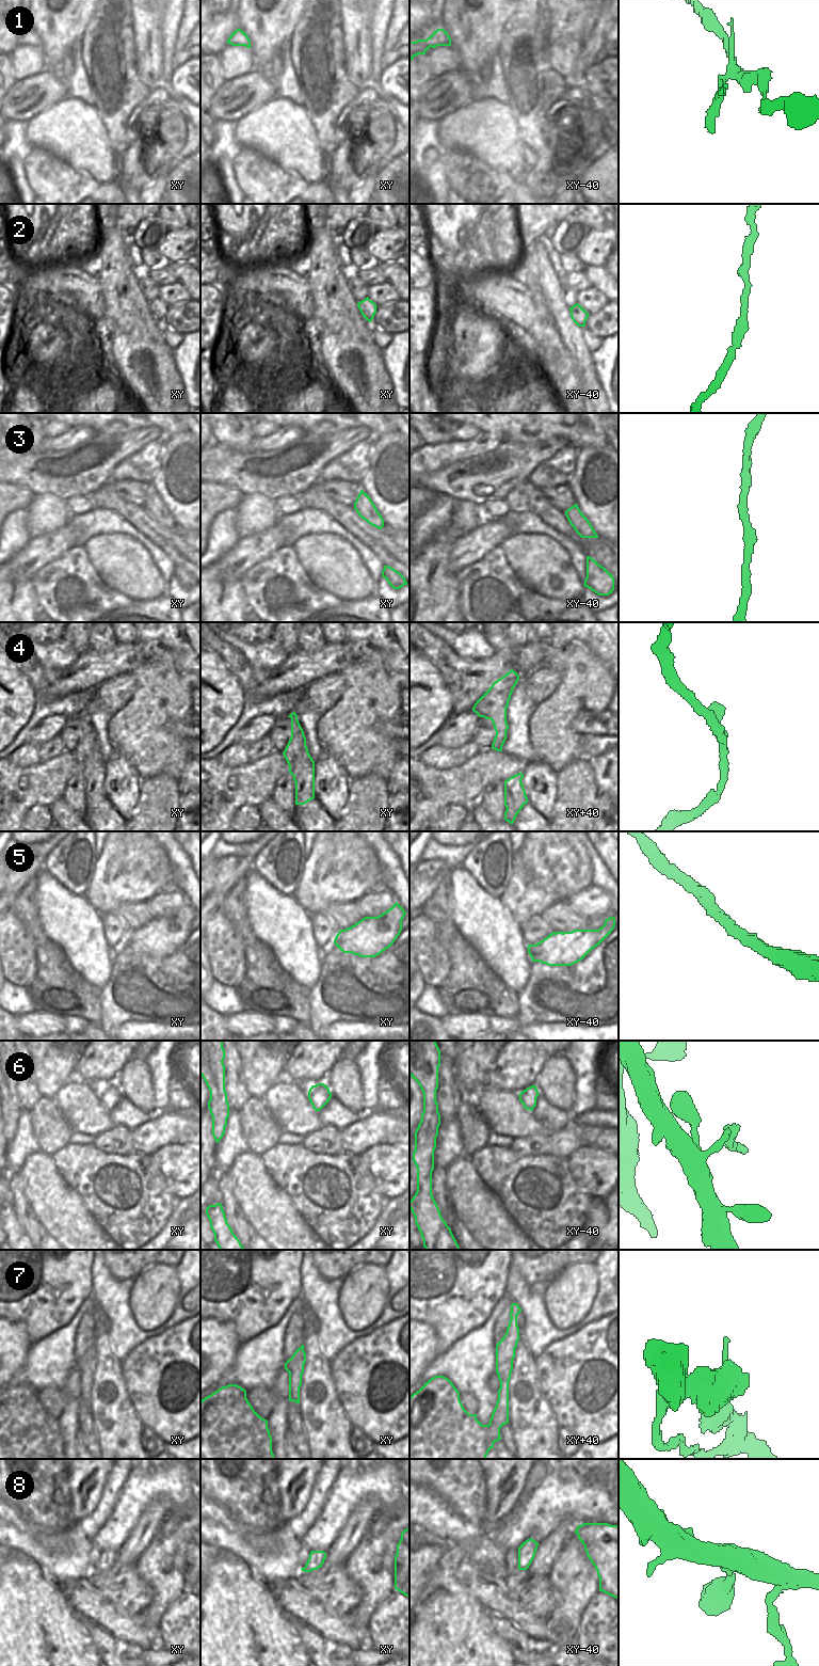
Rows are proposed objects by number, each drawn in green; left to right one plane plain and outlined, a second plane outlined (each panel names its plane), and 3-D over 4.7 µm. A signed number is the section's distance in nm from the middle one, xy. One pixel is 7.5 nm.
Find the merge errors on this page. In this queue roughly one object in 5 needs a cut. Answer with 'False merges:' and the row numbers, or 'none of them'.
False merges: 6

